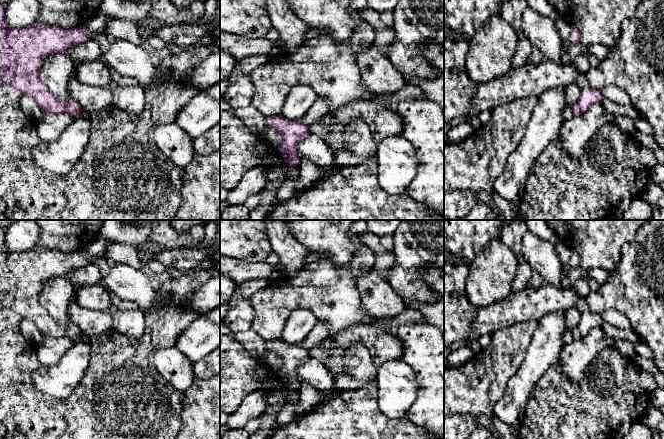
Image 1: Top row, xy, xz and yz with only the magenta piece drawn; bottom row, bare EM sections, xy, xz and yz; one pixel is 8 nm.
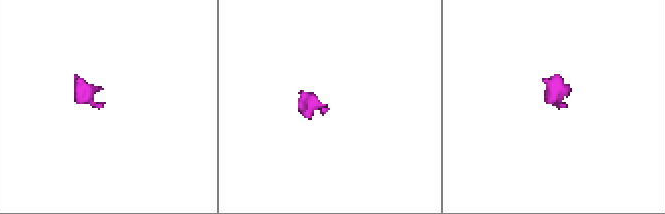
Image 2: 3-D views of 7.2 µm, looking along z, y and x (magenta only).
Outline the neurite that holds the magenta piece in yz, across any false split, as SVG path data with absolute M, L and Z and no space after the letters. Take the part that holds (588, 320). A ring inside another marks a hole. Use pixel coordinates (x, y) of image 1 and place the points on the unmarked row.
M582 312L578 325L571 330L574 340L579 340L589 333L592 329L601 328L604 320L600 314L592 312Z

